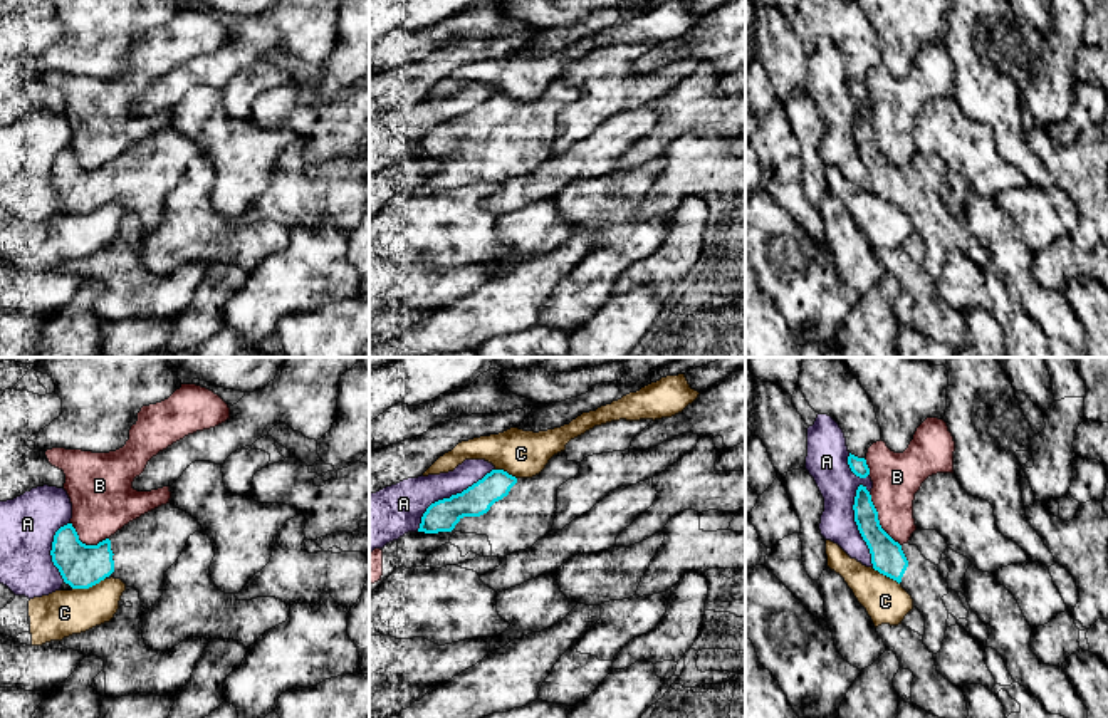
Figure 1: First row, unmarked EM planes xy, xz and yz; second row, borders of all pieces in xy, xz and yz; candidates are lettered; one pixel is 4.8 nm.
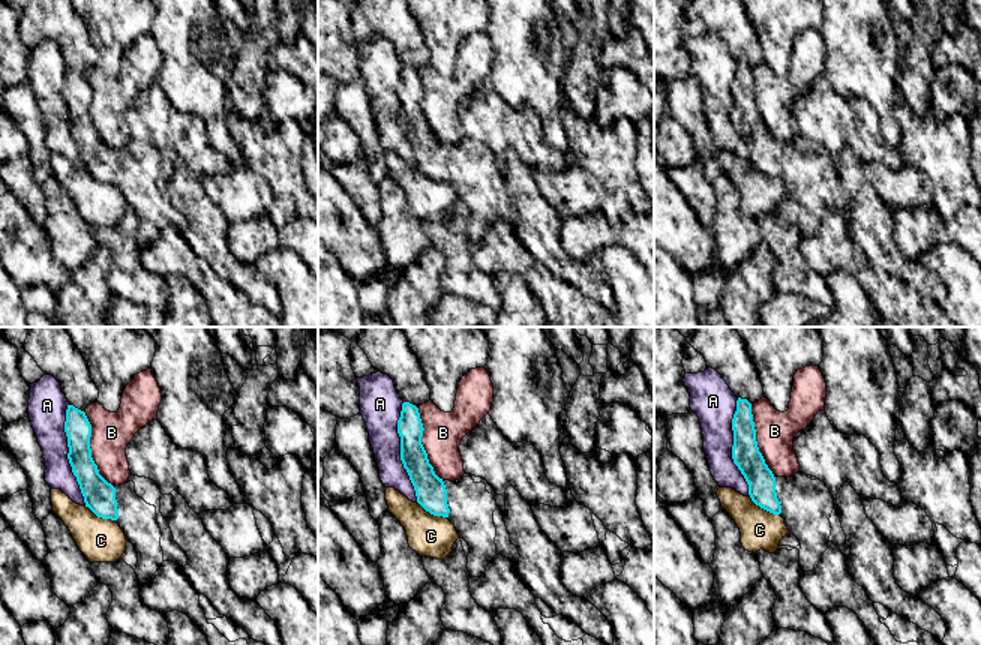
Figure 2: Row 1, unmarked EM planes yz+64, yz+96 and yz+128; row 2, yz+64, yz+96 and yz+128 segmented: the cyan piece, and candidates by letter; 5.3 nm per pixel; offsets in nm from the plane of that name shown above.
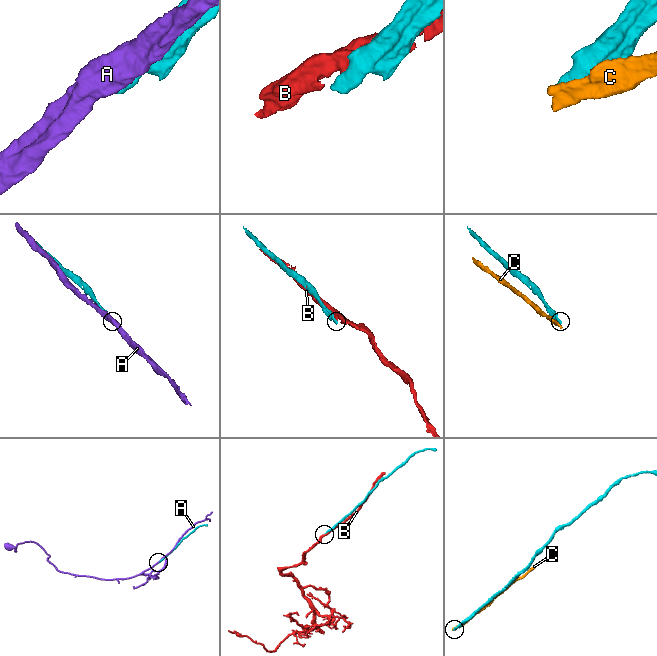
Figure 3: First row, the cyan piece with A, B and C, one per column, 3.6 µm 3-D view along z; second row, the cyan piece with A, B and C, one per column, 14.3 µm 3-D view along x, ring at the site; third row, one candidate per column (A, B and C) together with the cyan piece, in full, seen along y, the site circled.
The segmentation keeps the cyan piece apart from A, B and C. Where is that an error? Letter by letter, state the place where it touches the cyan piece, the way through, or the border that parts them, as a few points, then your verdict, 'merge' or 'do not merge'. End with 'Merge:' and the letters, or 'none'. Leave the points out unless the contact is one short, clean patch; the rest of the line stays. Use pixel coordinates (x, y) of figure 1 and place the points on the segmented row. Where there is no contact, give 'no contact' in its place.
A: meets cyan in yz at (857, 524); do not merge
B: meets cyan in yz at (878, 520); do not merge
C: meets cyan in xy at (88, 587); do not merge
Merge: none

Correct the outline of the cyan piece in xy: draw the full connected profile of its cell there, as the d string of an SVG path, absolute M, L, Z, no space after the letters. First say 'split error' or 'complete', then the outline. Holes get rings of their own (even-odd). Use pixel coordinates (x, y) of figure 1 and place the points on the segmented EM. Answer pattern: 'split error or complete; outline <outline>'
split error; outline M173 503L141 515L97 545L82 544L72 523L67 523L55 532L50 550L52 562L64 579L60 591L89 589L114 577L121 579L126 587L136 589L141 606L149 609L163 596L165 572L178 560L188 538L201 530L196 518Z

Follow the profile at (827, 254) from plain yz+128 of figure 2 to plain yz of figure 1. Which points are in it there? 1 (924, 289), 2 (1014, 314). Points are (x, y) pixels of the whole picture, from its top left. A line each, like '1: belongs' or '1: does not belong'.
1: does not belong
2: belongs

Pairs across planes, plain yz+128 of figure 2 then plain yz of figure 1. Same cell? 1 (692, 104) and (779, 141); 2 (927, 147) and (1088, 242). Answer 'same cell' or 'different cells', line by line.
1: different cells
2: same cell

